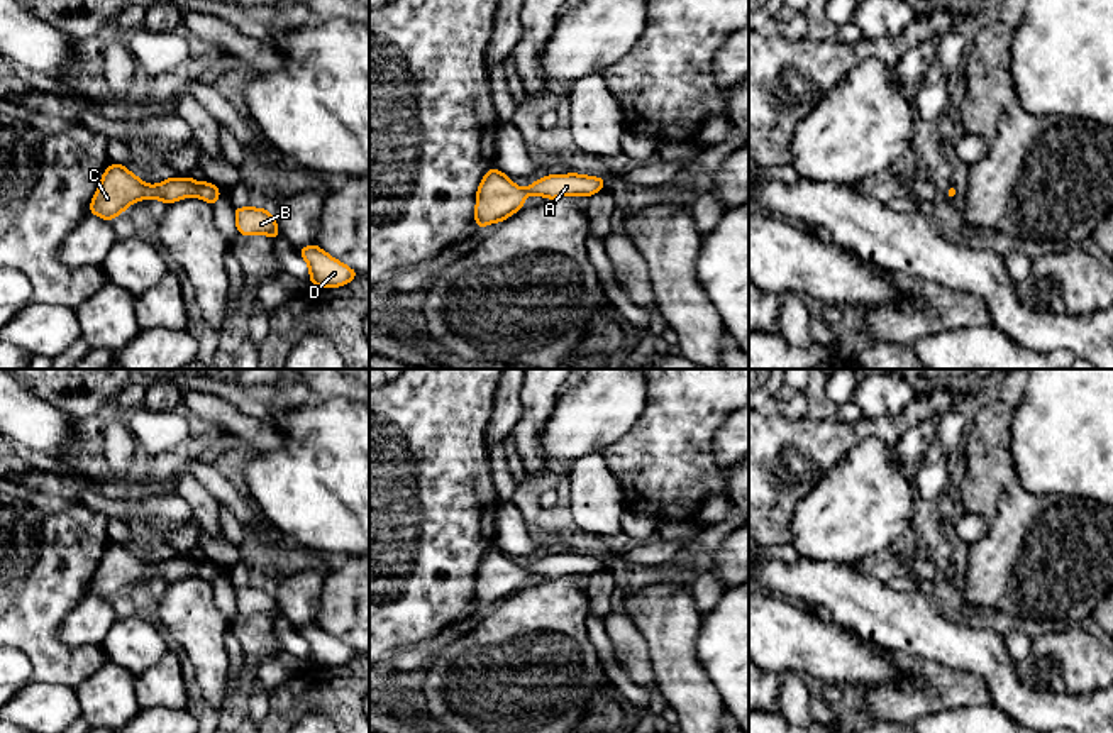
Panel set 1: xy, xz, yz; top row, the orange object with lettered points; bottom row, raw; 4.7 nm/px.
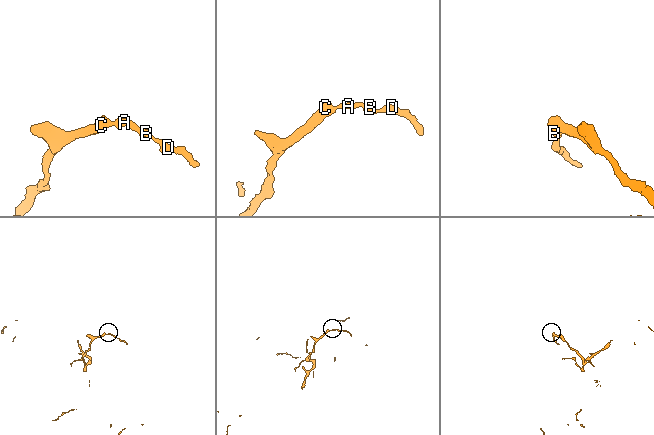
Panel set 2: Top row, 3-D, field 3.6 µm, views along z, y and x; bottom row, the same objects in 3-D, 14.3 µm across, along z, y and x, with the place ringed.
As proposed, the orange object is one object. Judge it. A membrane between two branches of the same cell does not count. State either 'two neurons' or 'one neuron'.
one neuron

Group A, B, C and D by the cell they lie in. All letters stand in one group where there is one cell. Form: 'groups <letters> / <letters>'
groups A B C D

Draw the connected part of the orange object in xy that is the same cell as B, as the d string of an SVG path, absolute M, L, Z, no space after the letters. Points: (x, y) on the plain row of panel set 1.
M234 586L237 611L249 616L256 613L276 618L281 611L269 589Z

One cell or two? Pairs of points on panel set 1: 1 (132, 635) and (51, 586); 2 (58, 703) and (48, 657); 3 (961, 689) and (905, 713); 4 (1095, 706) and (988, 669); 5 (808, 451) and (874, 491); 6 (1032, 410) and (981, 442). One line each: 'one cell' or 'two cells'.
1: two cells
2: two cells
3: one cell
4: one cell
5: two cells
6: two cells

